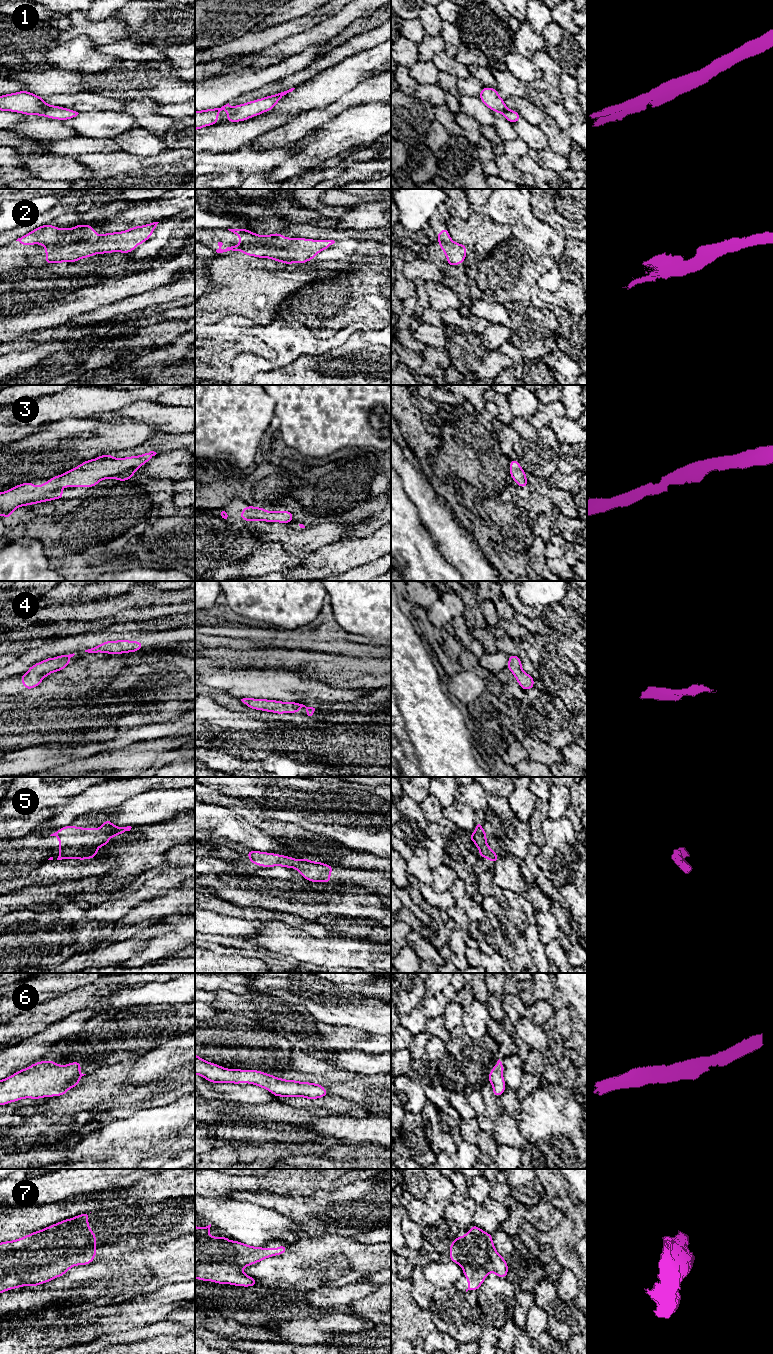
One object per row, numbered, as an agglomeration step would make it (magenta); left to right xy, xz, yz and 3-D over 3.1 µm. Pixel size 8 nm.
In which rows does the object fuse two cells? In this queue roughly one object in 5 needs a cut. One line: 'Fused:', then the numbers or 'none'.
Fused: none

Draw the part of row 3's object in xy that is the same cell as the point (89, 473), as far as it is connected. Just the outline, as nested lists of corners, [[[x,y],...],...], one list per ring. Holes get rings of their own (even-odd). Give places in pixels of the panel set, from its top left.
[[[147,452],[139,456],[113,458],[112,454],[101,455],[87,460],[62,475],[52,477],[43,485],[34,486],[30,481],[0,493],[0,515],[10,518],[13,511],[21,506],[63,499],[62,487],[94,487],[103,479],[126,481],[135,471],[157,453]]]

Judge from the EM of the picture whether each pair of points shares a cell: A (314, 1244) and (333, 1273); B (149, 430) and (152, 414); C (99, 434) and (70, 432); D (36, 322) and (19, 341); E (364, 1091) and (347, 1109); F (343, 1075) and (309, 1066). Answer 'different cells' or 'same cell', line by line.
A: same cell
B: different cells
C: same cell
D: different cells
E: different cells
F: same cell

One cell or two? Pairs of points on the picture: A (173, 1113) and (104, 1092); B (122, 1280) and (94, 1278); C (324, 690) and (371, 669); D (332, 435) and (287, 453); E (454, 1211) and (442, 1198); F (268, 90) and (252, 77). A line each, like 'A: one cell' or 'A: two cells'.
A: two cells
B: one cell
C: two cells
D: two cells
E: two cells
F: two cells

